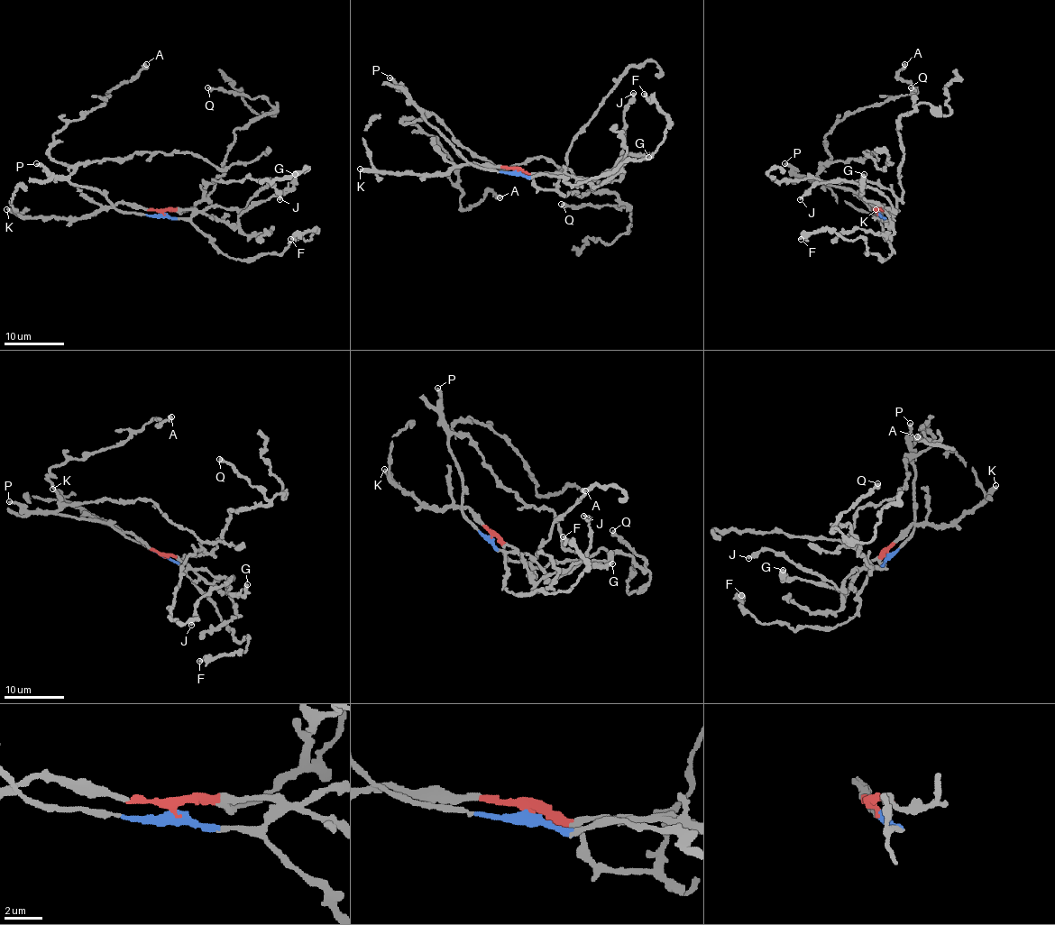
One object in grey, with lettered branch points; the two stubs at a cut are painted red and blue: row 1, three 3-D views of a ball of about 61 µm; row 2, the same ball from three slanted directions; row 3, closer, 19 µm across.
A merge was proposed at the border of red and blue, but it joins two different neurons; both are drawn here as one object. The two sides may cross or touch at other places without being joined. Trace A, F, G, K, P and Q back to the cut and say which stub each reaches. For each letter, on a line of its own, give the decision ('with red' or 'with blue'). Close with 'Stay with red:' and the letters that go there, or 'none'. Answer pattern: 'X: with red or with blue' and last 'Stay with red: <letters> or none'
A: with blue
F: with blue
G: with red
K: with red
P: with blue
Q: with red
Stay with red: G, K, Q

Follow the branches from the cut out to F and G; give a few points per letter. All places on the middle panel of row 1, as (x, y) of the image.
F: (516, 172), (556, 175), (577, 184), (605, 177), (623, 161), (647, 159), (668, 127), (666, 114), (644, 93)
G: (516, 170), (573, 175), (592, 182), (627, 154), (648, 157)

